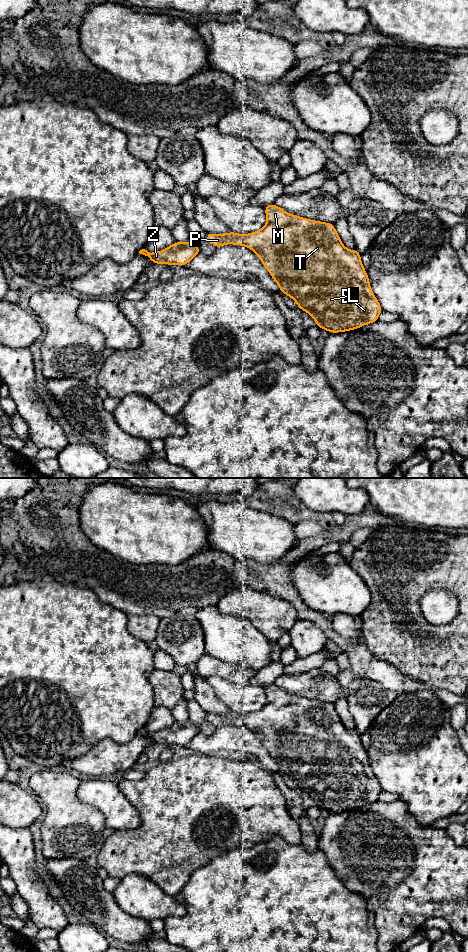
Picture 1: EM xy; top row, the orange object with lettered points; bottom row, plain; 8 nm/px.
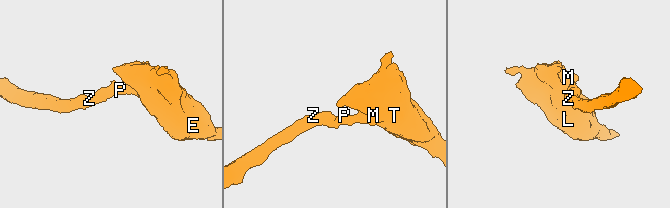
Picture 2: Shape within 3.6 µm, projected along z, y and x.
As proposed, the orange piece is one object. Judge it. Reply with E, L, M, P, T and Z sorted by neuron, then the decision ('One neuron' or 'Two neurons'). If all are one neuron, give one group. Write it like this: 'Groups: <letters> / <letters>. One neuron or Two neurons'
Groups: E L M P T Z. One neuron

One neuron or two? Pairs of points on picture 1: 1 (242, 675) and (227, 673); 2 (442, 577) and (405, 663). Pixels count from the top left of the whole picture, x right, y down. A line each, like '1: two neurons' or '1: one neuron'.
1: one neuron
2: one neuron

